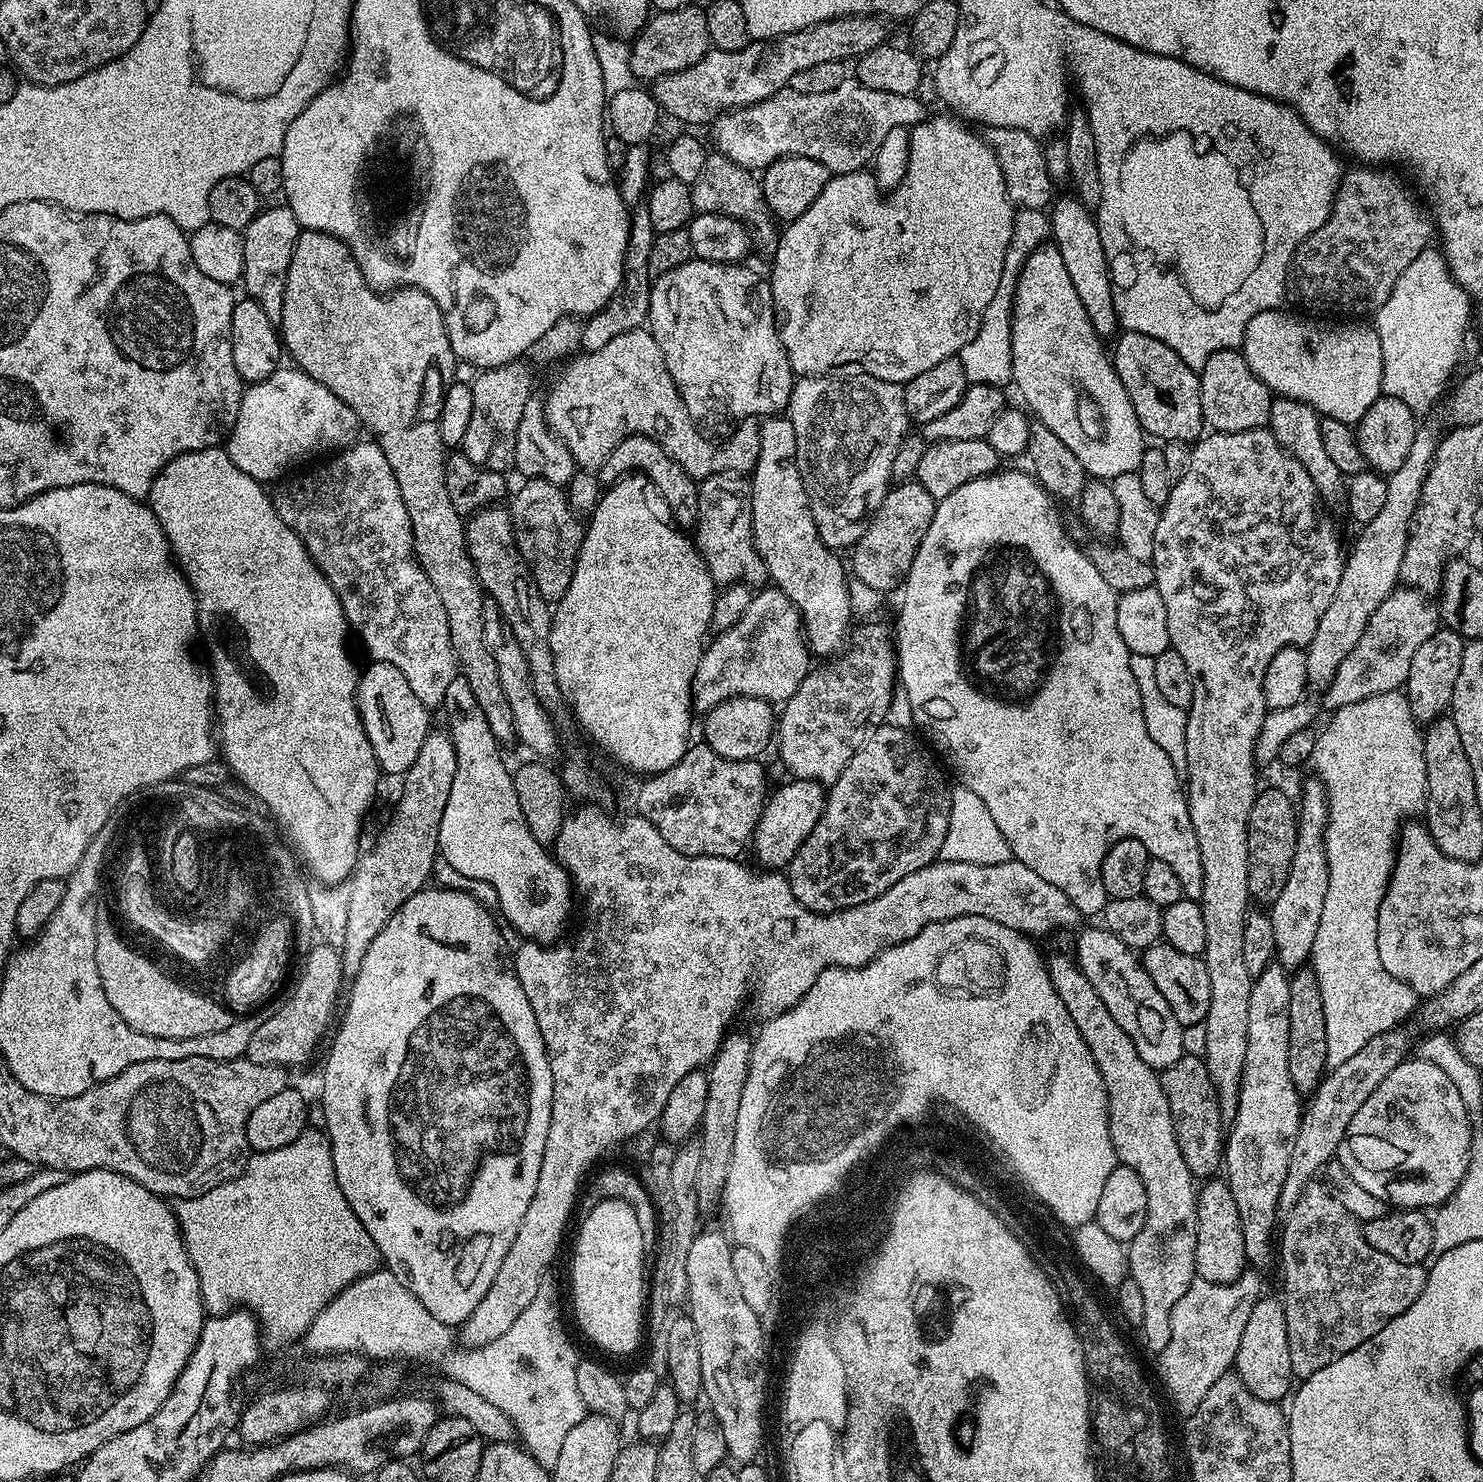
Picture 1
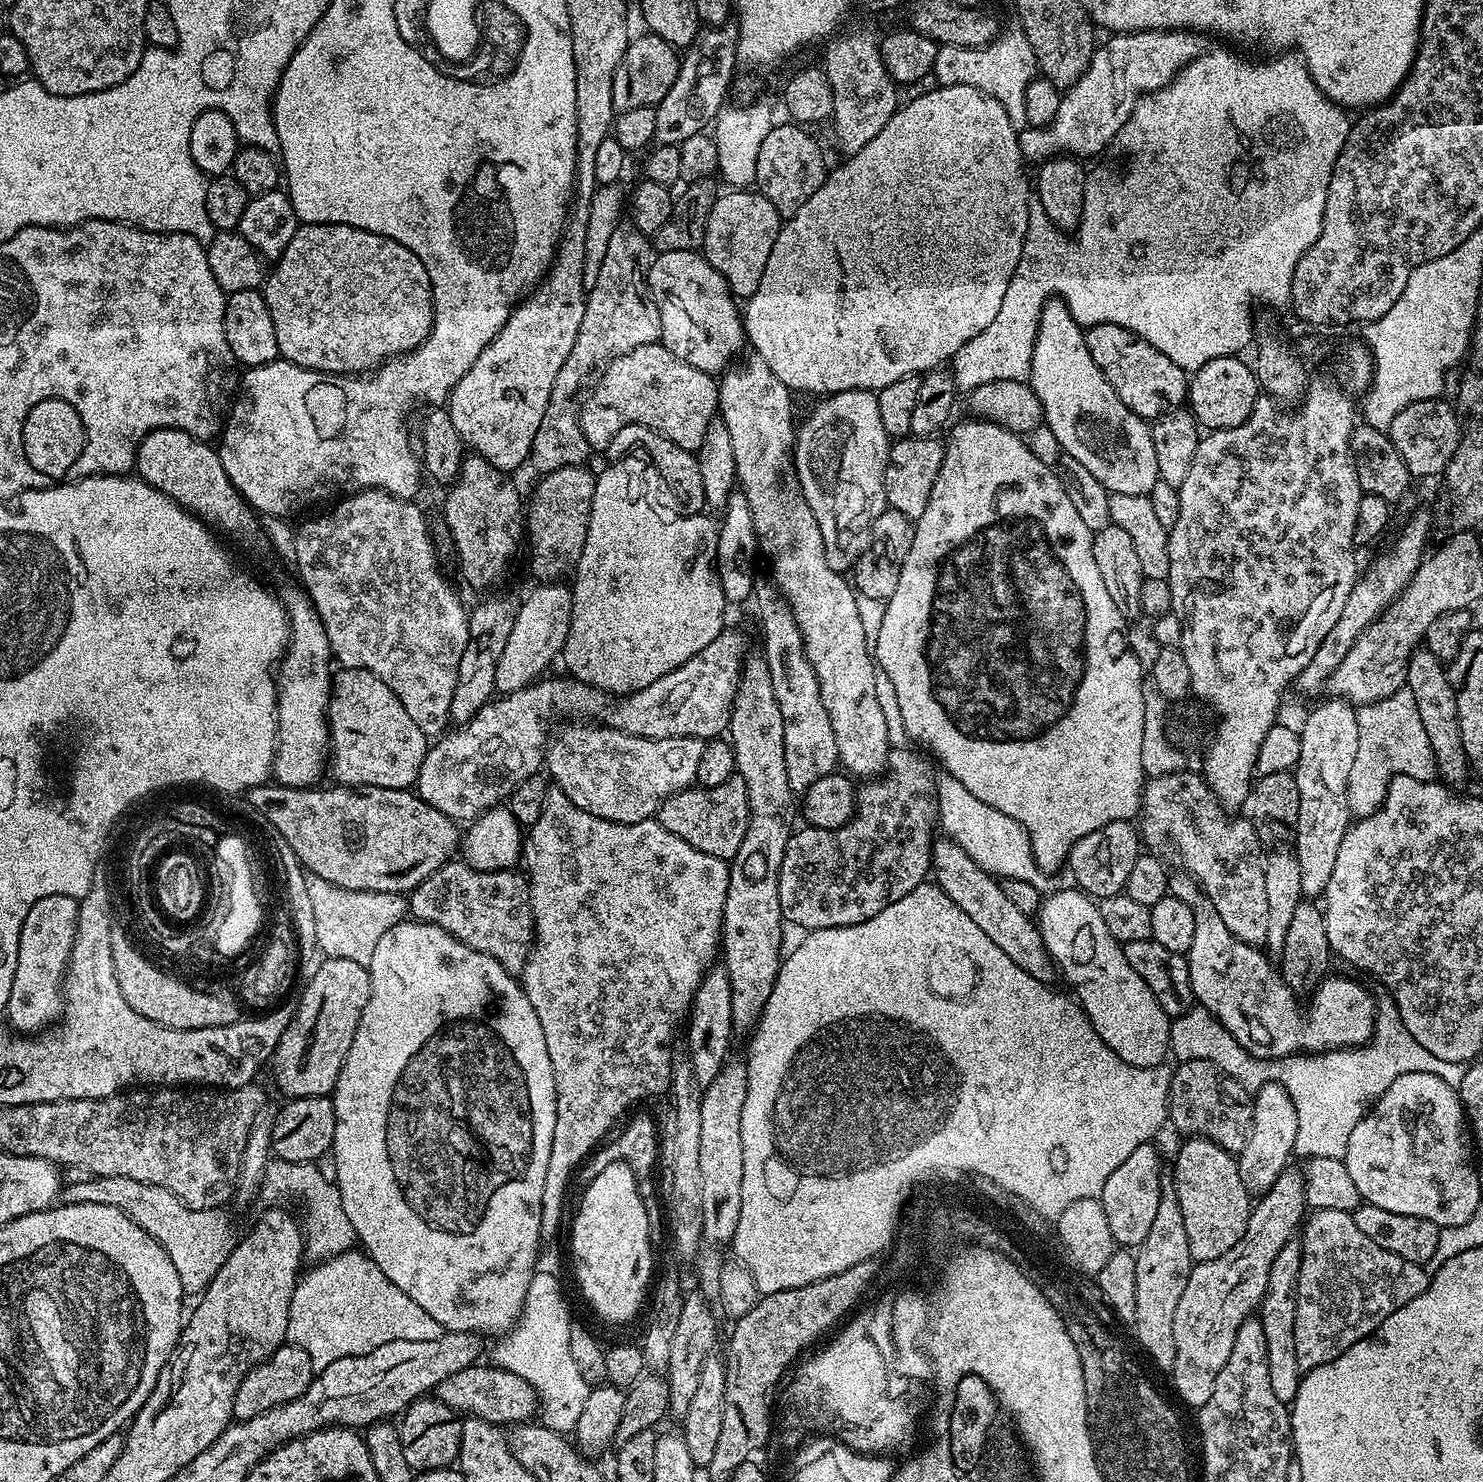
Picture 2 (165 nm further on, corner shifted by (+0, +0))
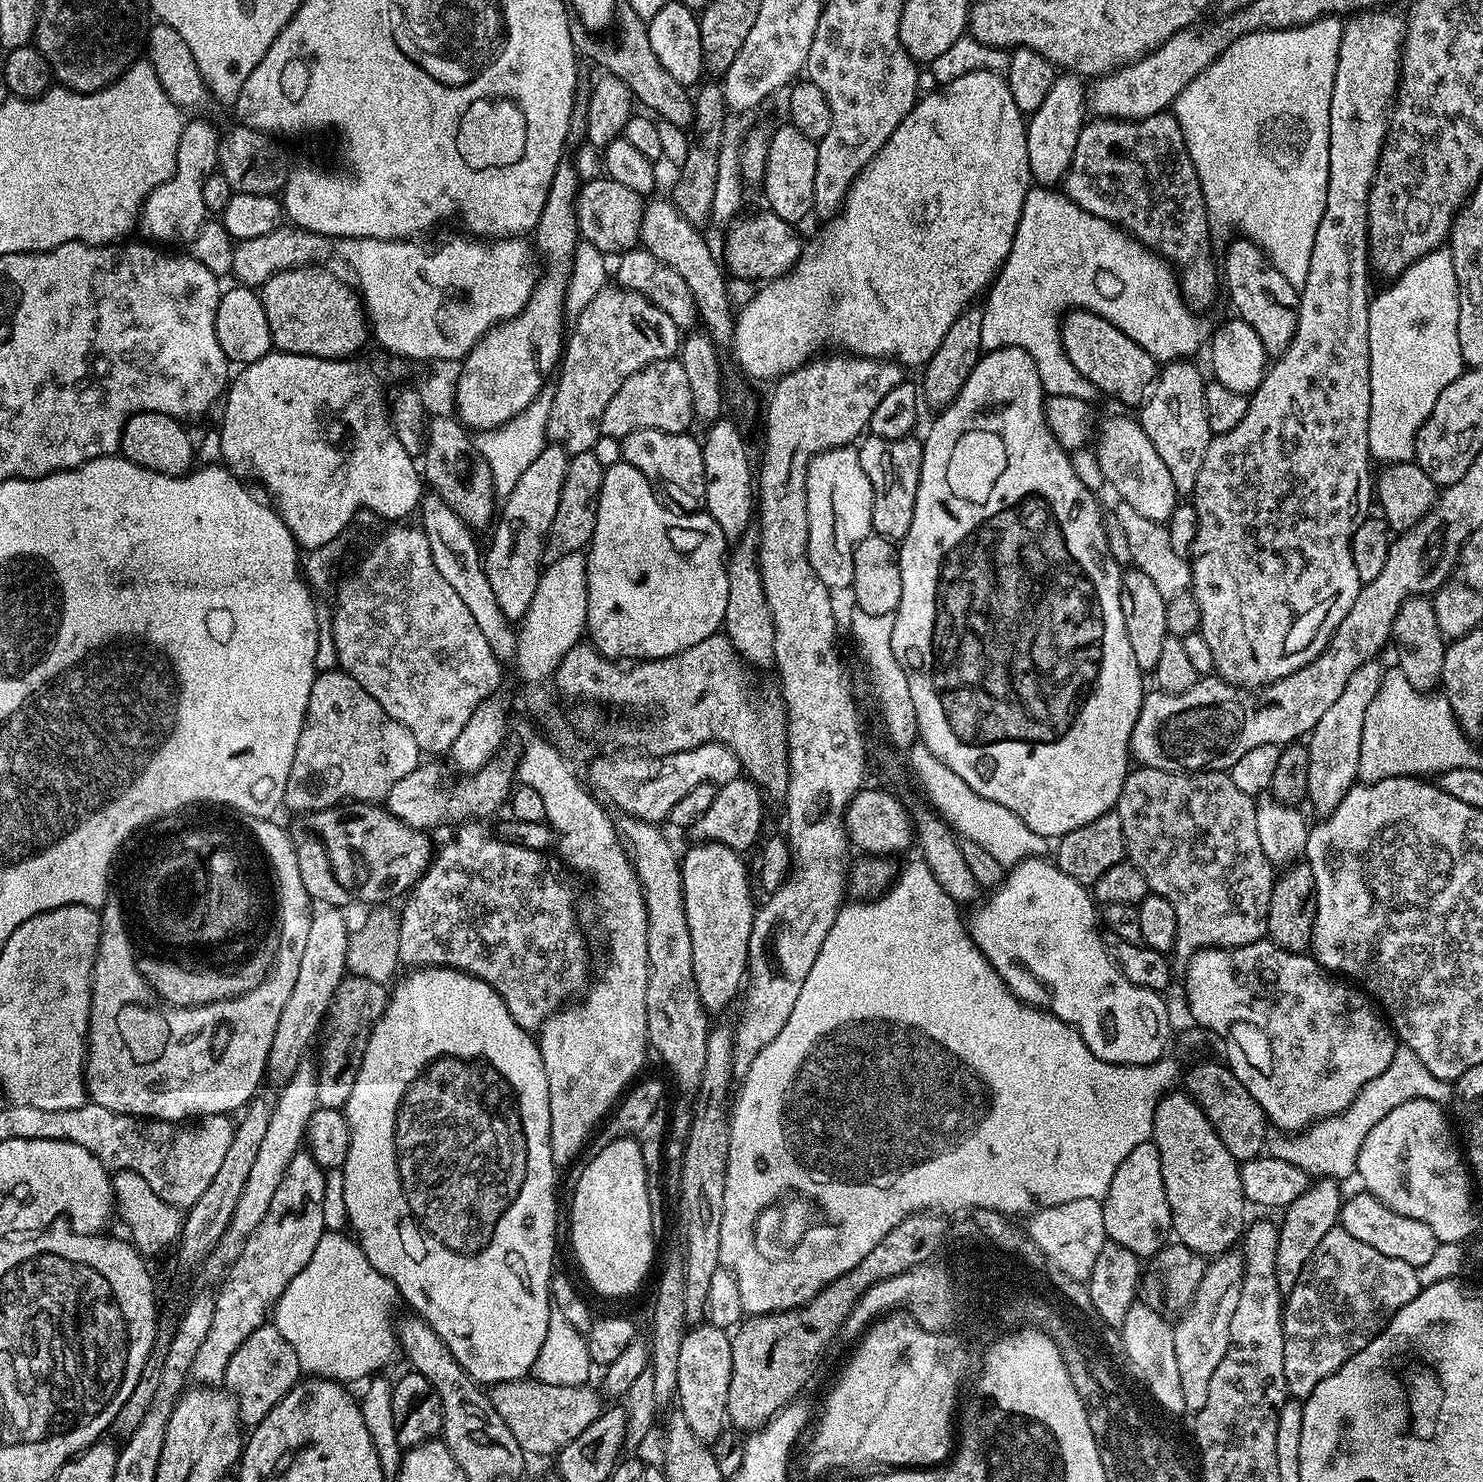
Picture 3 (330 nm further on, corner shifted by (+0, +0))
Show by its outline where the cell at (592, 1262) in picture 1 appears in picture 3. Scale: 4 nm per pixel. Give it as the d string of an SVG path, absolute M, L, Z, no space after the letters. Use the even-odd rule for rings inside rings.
M631 1138L615 1140L603 1145L599 1150L601 1152L581 1170L580 1177L576 1180L576 1189L572 1192L572 1252L576 1255L576 1260L580 1263L580 1268L584 1271L584 1276L588 1279L588 1284L594 1291L601 1292L604 1296L628 1296L647 1278L648 1271L652 1268L652 1255L655 1254L656 1248L658 1248L657 1241L652 1239L652 1211L650 1210L650 1198L648 1197L648 1171L637 1140Z

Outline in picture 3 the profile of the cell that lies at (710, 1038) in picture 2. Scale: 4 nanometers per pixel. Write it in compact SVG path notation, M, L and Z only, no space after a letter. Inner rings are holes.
M696 842L691 845L693 848L688 853L683 853L680 866L680 881L684 887L684 909L686 910L686 922L690 926L690 946L694 954L694 982L698 986L698 998L702 1002L705 1012L715 1014L715 1012L724 1012L732 1004L732 999L739 997L742 992L742 985L746 980L748 971L748 947L750 946L750 930L756 917L756 908L752 904L752 884L748 881L748 868L744 865L745 857L736 852L730 846L721 844L709 844L707 842Z

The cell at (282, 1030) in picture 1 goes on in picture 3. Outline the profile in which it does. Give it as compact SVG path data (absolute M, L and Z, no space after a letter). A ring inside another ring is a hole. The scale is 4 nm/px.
M345 975L338 986L322 1032L324 1045L320 1048L320 1060L316 1069L318 1078L318 1105L322 1108L343 1109L344 1103L354 1091L358 1070L366 1054L366 1042L370 1042L372 1028L382 1018L388 1005L389 989L370 978Z

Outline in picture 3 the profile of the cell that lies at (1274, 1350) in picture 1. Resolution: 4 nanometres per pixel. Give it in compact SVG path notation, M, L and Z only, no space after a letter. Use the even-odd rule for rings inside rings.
M1316 1178L1309 1183L1308 1188L1294 1202L1290 1202L1287 1208L1283 1209L1284 1221L1279 1221L1278 1227L1278 1254L1276 1255L1276 1277L1280 1291L1287 1294L1294 1290L1298 1282L1298 1274L1310 1262L1314 1250L1318 1250L1318 1242L1326 1238L1326 1234L1334 1227L1337 1227L1340 1219L1340 1196L1341 1185L1335 1180L1327 1178Z

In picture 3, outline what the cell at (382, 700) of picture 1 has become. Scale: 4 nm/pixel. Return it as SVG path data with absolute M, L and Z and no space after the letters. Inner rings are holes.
M339 670L321 672L317 675L310 692L308 714L304 719L302 734L298 738L298 746L294 750L294 766L290 770L290 778L286 782L283 807L289 808L290 813L297 814L322 811L345 802L380 802L390 794L391 788L401 778L406 778L406 774L413 772L421 762L422 753L418 742L414 742L414 734L410 734L410 730L406 730L406 726L402 726L402 722L394 722L394 718L390 718L390 714L386 714L386 710L382 710L382 706L378 706L378 702L374 702L374 698L370 698L370 694L366 694L366 690L362 690L362 686L358 686L358 682L354 682L352 676L347 676L345 672Z

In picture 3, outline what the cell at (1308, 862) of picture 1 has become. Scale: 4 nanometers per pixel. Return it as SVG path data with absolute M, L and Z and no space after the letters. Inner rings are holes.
M1379 659L1366 662L1350 674L1350 679L1346 681L1346 686L1342 690L1342 695L1326 709L1326 714L1318 718L1318 722L1312 727L1312 731L1306 740L1306 747L1310 754L1310 786L1308 787L1307 803L1312 804L1312 808L1317 812L1317 817L1329 816L1336 809L1338 802L1346 798L1346 794L1352 789L1353 784L1358 780L1358 754L1362 750L1362 726L1366 718L1366 709L1370 707L1370 702L1374 702L1374 694L1384 681L1386 671L1385 665L1380 665Z

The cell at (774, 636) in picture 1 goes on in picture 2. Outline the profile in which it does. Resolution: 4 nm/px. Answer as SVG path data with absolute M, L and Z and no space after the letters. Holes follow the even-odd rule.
M725 630L718 634L718 638L714 638L714 642L710 642L710 646L706 646L706 650L682 662L682 666L678 666L670 674L662 674L658 682L650 682L650 686L646 686L641 692L613 694L584 684L580 680L541 678L529 684L527 688L489 700L486 706L478 709L472 720L459 725L455 729L457 732L449 731L441 735L424 755L414 785L415 791L435 810L440 810L455 822L475 820L489 808L495 808L501 802L507 801L512 791L526 778L537 775L541 771L542 753L546 748L544 720L552 720L555 716L572 716L568 718L583 718L588 722L599 722L614 730L622 730L626 734L634 734L642 738L673 736L674 738L698 738L707 742L719 737L732 721L732 703L736 697L736 688L740 685L740 669L745 656L743 634Z

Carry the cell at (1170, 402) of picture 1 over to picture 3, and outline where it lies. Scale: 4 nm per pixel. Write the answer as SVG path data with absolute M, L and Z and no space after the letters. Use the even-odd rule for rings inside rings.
M1072 310L1061 319L1059 330L1067 363L1072 363L1073 370L1082 379L1089 380L1098 391L1124 404L1136 405L1149 395L1158 375L1158 361L1146 354L1134 338L1126 338L1118 326L1093 312Z

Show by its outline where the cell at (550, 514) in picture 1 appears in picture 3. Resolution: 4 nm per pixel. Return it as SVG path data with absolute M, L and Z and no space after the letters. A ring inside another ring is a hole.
M593 451L583 452L569 459L566 482L562 482L562 494L558 498L558 511L554 513L554 522L548 531L546 556L549 561L566 554L584 552L591 545L598 518L598 498L602 490L604 470Z

